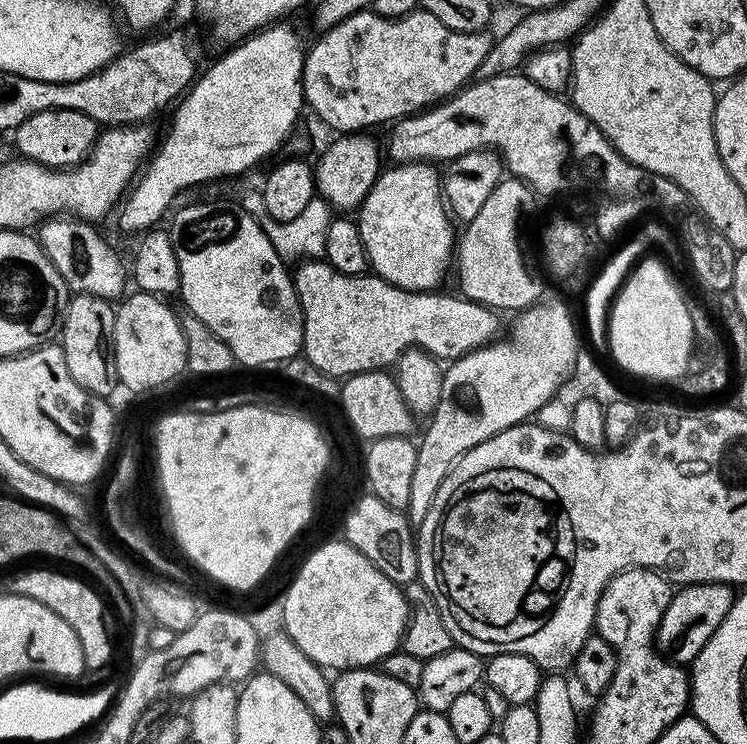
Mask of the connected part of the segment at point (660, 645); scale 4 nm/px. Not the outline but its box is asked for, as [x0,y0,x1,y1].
[654,584,730,665]

